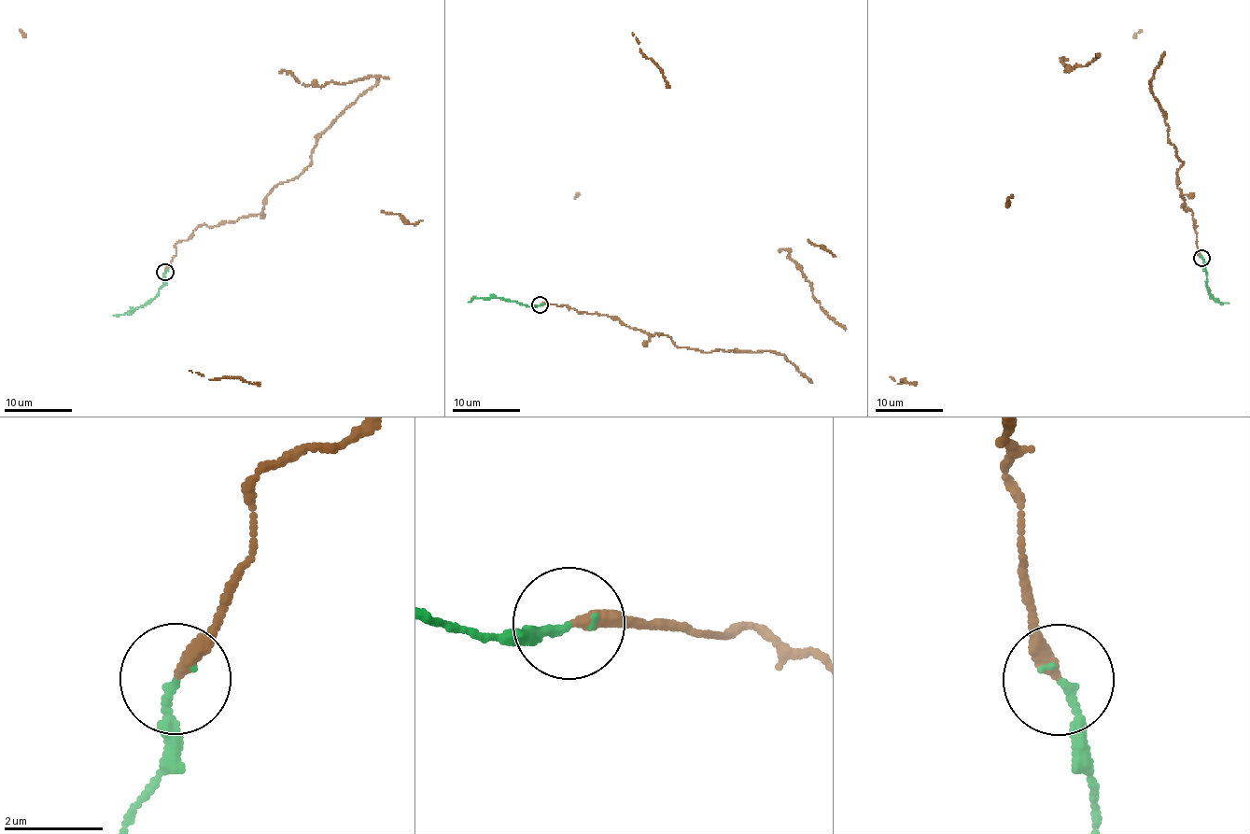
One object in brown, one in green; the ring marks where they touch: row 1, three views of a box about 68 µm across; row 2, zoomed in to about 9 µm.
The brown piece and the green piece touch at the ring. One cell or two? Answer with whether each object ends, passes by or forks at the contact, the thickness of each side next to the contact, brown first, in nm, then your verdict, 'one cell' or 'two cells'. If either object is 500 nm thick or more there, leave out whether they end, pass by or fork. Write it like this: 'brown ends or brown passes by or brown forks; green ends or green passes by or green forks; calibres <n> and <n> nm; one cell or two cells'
brown ends; green ends; calibres 280 and 160 nm; one cell

